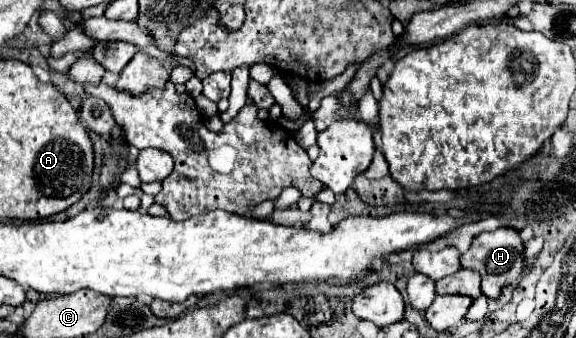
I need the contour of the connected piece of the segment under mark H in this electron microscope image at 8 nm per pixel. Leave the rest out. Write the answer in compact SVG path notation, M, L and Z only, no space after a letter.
M498 228L494 232L478 234L472 240L468 252L462 254L460 264L462 264L462 268L470 268L470 270L480 272L480 276L482 276L482 292L488 298L498 298L500 290L506 286L506 282L512 280L512 278L518 278L526 268L524 242L520 238L520 232L516 228Z

